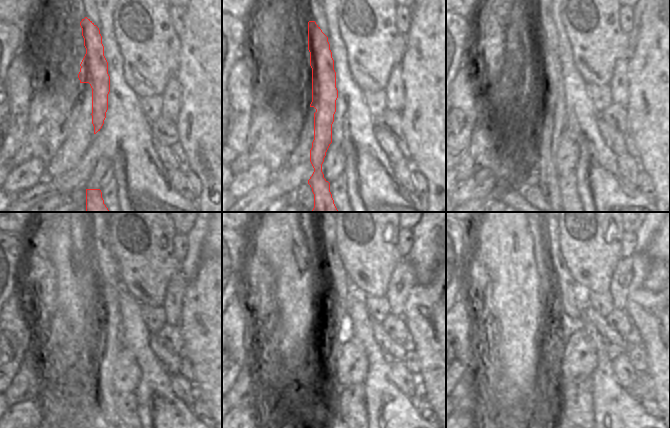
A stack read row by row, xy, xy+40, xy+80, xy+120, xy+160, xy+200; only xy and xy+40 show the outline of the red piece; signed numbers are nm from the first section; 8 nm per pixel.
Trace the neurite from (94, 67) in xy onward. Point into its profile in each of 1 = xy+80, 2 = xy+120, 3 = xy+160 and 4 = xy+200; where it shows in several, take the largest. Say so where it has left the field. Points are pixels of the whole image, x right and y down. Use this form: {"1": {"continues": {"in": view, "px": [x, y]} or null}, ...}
{"1": {"continues": {"in": "xy+80", "px": [552, 124]}}, "2": {"continues": {"in": "xy+120", "px": [110, 344]}}, "3": {"continues": {"in": "xy+160", "px": [340, 318]}}, "4": {"continues": {"in": "xy+200", "px": [566, 323]}}}

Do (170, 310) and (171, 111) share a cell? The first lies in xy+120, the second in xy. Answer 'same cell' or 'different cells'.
same cell

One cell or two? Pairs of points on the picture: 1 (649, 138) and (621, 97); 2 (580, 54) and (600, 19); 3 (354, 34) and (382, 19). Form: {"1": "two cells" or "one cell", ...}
{"1": "two cells", "2": "one cell", "3": "one cell"}

